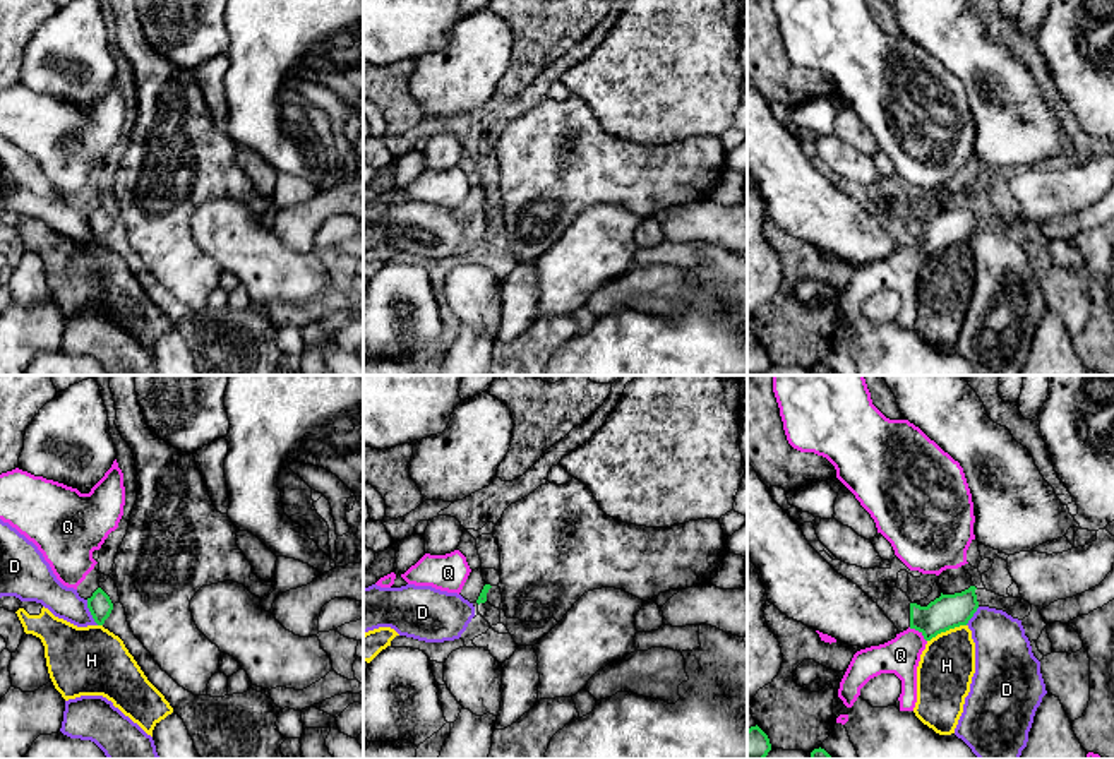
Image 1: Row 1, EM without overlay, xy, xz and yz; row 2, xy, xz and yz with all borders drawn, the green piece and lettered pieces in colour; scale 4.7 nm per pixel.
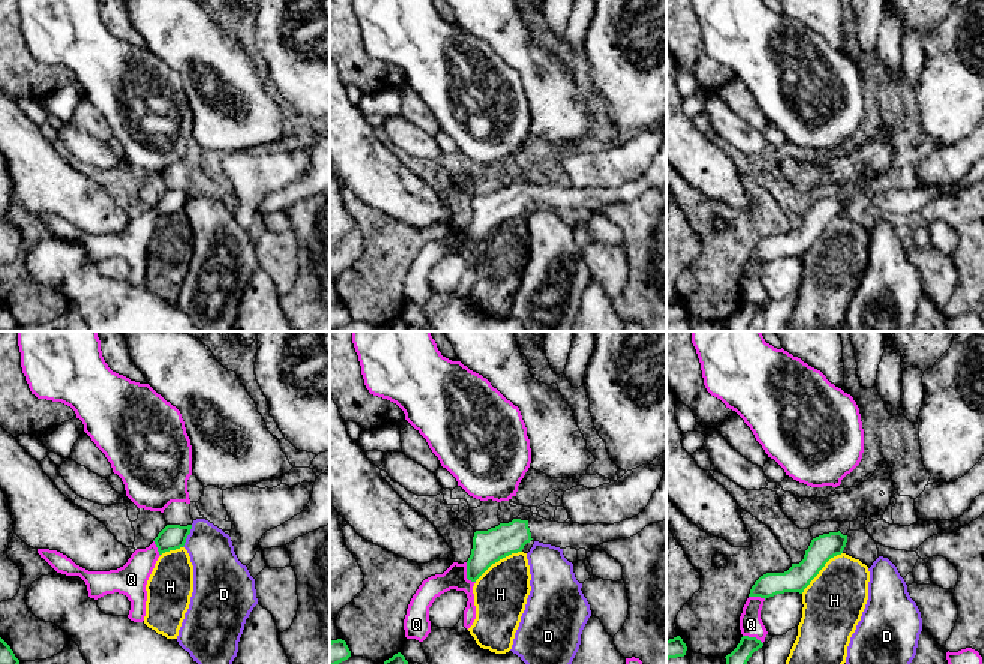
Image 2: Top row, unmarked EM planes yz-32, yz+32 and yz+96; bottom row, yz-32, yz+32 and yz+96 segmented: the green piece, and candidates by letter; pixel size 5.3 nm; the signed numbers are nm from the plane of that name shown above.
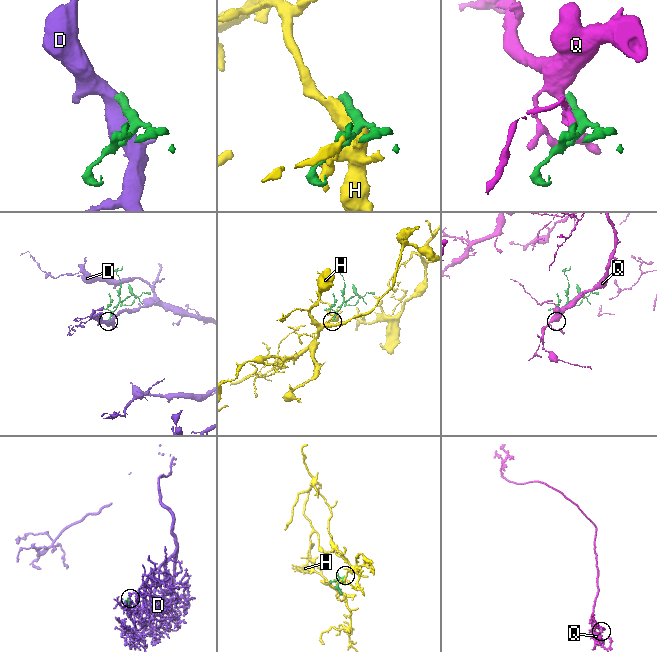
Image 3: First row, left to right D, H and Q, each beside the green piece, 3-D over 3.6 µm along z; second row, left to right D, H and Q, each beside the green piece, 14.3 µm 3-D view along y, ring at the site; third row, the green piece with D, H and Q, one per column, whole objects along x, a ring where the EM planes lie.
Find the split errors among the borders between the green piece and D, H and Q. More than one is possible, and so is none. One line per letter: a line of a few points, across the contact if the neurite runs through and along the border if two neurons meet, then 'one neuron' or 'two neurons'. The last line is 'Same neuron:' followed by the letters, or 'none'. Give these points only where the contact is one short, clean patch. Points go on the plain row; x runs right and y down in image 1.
D: line xy (86, 216), (86, 223), (98, 240); two neurons
H: two neurons
Q: two neurons
Same neuron: none

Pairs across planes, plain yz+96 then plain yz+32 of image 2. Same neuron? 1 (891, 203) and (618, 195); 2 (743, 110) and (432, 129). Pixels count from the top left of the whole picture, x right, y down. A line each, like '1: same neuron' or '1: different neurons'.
1: same neuron
2: same neuron

